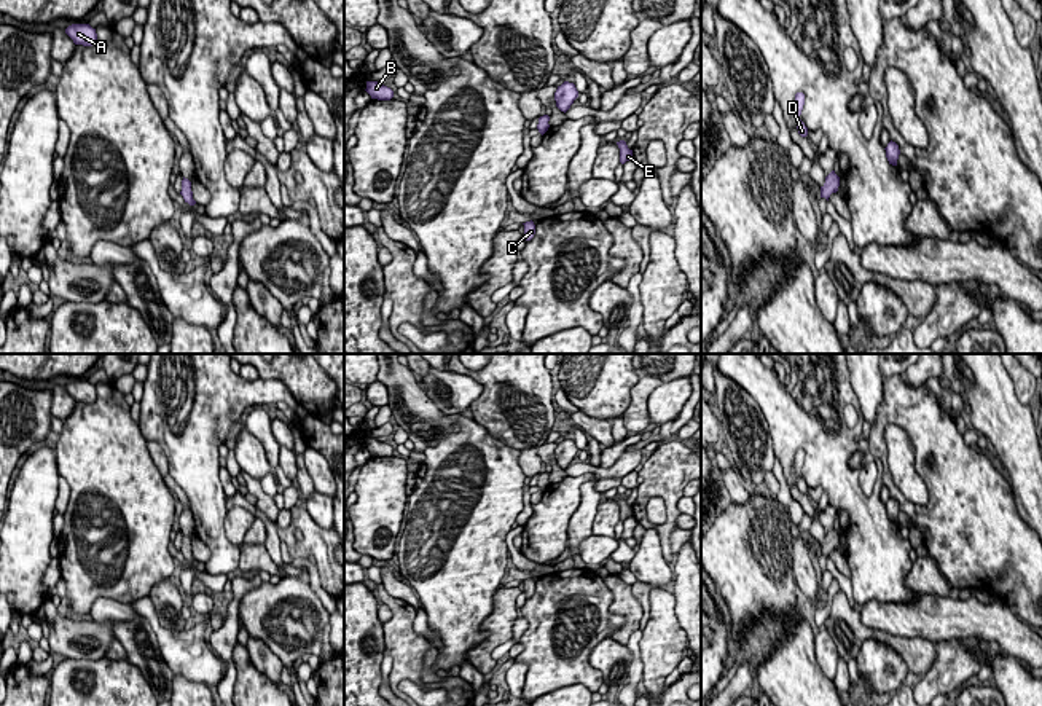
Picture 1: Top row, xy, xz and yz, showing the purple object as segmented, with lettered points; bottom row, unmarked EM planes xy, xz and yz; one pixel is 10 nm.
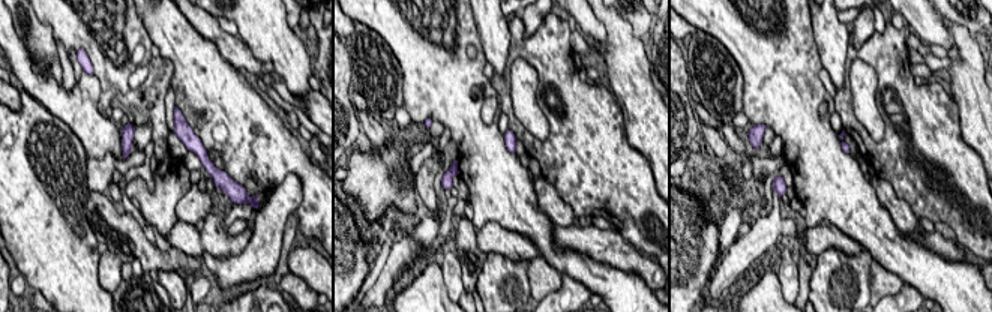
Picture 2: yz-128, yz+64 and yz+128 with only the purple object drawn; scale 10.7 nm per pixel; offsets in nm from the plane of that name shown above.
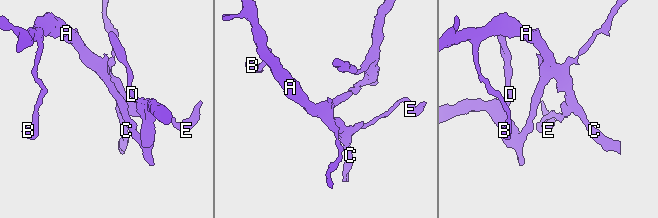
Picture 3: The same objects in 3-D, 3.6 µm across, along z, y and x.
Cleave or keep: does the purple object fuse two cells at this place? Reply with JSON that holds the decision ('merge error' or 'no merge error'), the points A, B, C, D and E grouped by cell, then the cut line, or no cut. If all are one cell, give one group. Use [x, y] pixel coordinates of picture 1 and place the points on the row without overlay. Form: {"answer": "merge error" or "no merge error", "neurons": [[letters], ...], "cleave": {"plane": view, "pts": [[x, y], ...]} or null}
{"answer": "no merge error", "neurons": [["A", "B", "C", "D", "E"]], "cleave": null}

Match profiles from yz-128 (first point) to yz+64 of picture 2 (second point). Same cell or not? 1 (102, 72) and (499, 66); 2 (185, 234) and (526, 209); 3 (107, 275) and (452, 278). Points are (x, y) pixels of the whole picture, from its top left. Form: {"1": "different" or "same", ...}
{"1": "different", "2": "different", "3": "same"}

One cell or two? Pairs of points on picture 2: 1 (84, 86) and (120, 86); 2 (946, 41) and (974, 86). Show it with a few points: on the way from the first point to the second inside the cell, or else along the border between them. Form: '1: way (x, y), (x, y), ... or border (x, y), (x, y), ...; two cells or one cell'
1: border (93, 74), (99, 84), (98, 108), (104, 114); two cells
2: border (940, 17), (955, 45); two cells

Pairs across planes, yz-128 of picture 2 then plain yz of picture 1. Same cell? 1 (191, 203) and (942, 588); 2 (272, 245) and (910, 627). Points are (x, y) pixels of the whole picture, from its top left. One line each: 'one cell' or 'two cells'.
1: one cell
2: two cells

